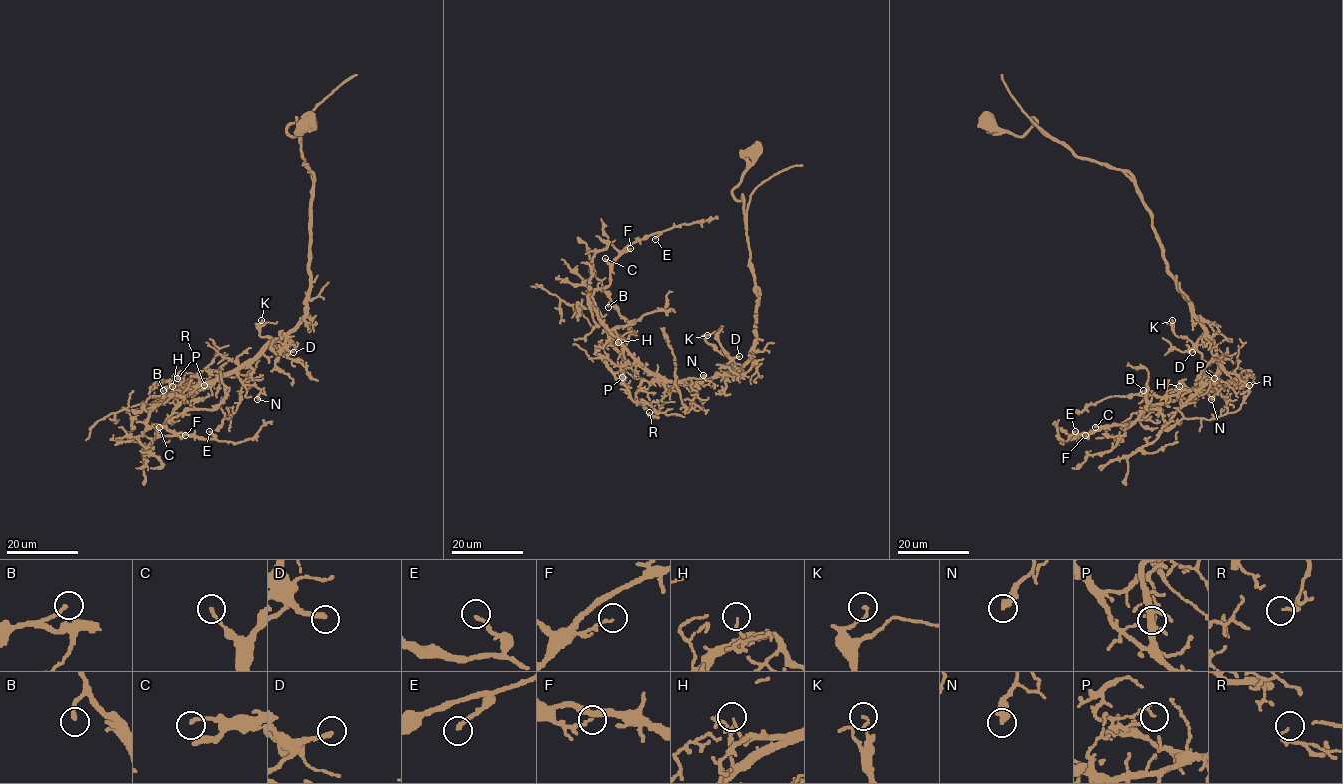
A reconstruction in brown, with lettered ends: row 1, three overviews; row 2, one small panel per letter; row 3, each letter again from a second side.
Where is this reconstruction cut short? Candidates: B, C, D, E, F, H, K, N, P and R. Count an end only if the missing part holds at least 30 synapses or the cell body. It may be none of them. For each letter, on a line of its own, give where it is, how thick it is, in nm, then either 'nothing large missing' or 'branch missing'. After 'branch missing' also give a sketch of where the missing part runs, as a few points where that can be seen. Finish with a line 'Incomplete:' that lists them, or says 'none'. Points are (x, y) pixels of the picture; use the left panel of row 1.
B: (163, 390) | 190 nm | nothing large missing
C: (159, 427) | 140 nm | nothing large missing
D: (293, 352) | 240 nm | branch missing | (293, 352), (301, 351), (311, 340), (314, 326), (306, 312), (323, 322)
E: (209, 431) | 200 nm | nothing large missing
F: (185, 435) | 130 nm | nothing large missing
H: (172, 386) | 100 nm | nothing large missing
K: (261, 320) | 140 nm | nothing large missing
N: (257, 399) | 400 nm | nothing large missing
P: (177, 378) | 150 nm | nothing large missing
R: (204, 385) | 130 nm | nothing large missing
Incomplete: D

